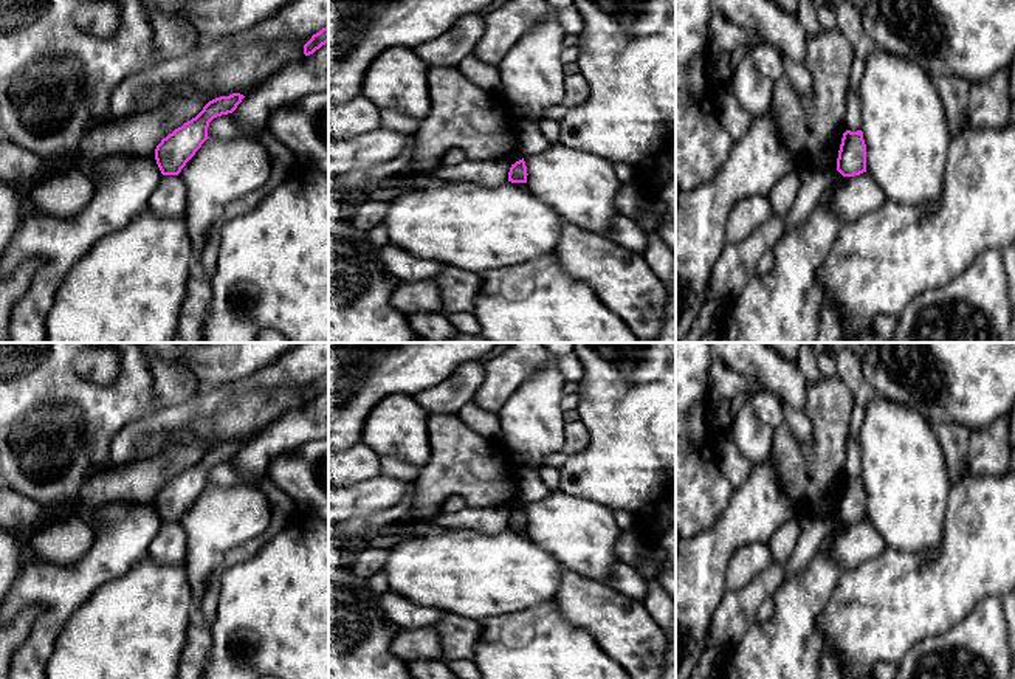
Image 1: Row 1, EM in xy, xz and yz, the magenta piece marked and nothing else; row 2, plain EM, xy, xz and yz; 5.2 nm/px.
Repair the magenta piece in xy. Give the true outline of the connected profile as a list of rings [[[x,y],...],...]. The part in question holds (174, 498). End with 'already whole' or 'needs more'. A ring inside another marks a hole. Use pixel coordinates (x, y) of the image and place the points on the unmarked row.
[[[240,440],[215,445],[209,448],[195,465],[163,485],[155,496],[155,507],[161,521],[178,522],[209,485],[209,470],[217,464],[232,460],[243,445]]]; already whole

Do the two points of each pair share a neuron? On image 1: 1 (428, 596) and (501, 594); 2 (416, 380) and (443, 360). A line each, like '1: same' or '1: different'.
1: same
2: same

